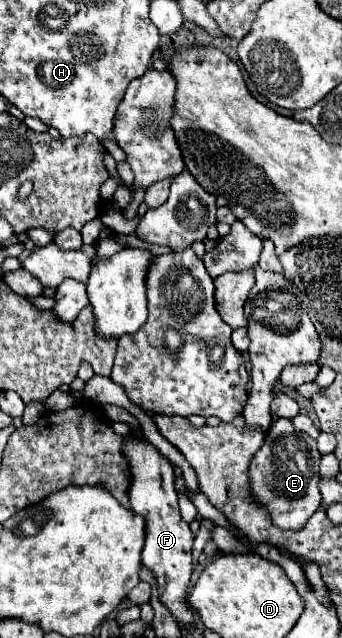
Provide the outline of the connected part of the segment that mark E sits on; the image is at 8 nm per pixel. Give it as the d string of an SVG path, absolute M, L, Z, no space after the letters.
M275 419L267 429L265 443L255 453L249 473L257 501L269 511L273 523L279 529L297 531L319 509L321 505L321 493L317 489L319 459L321 453L317 451L315 439L311 439L305 433L297 433L289 419Z

